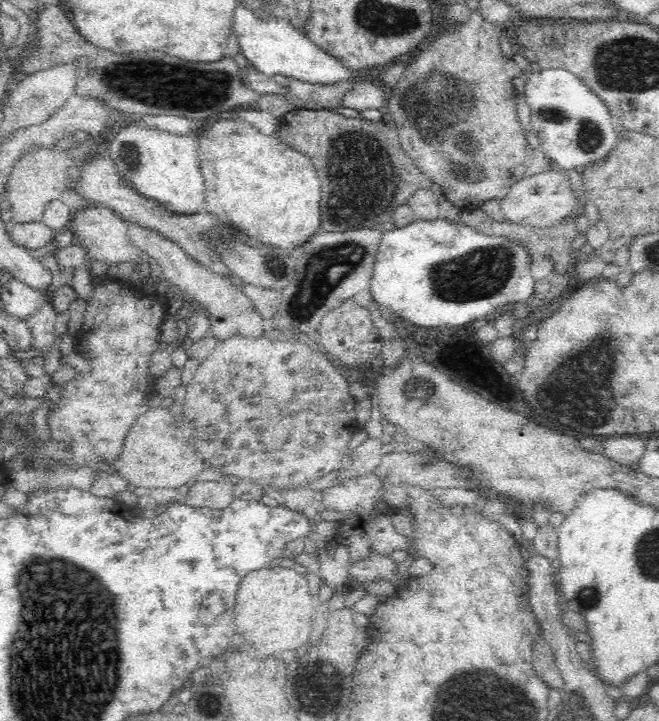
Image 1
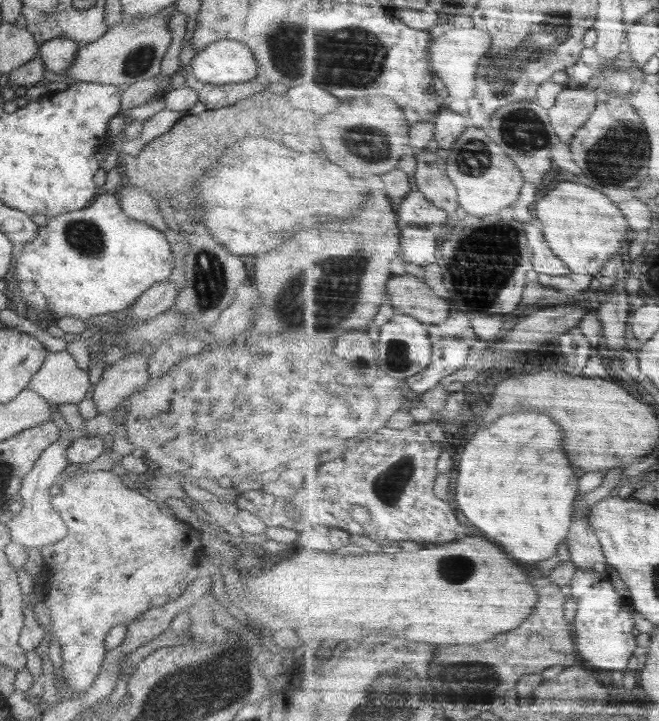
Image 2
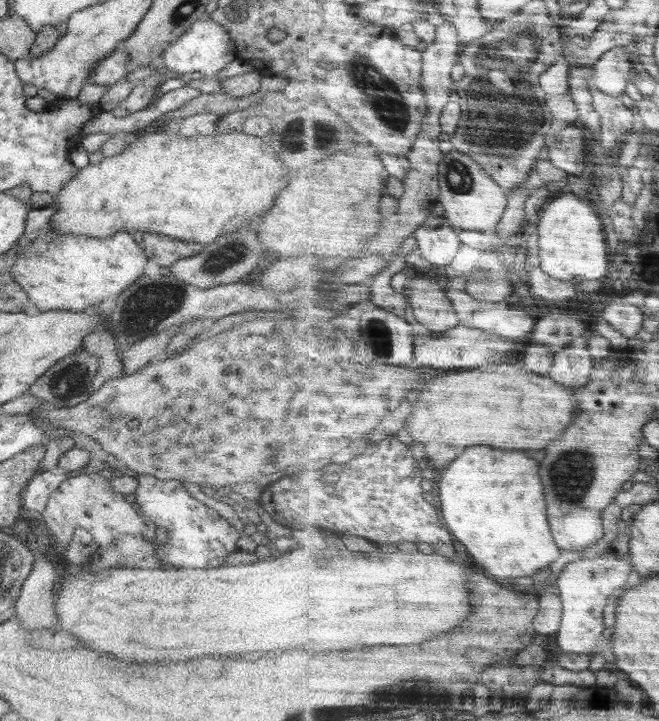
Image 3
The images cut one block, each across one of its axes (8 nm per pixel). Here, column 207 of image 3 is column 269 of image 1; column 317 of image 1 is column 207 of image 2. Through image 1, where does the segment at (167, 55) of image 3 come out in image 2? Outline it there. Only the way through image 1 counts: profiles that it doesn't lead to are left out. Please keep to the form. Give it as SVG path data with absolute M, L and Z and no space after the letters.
M220 39L200 49L190 63L199 82L214 85L240 84L258 76L253 52L238 40Z

